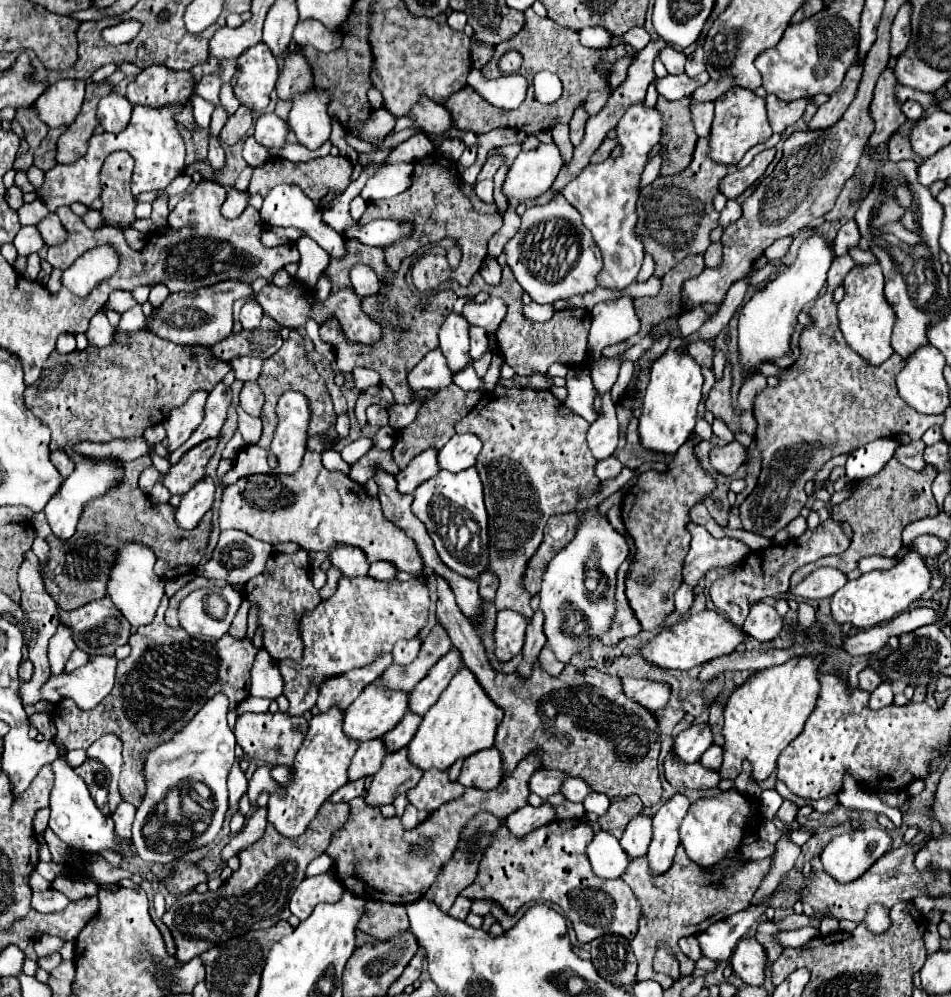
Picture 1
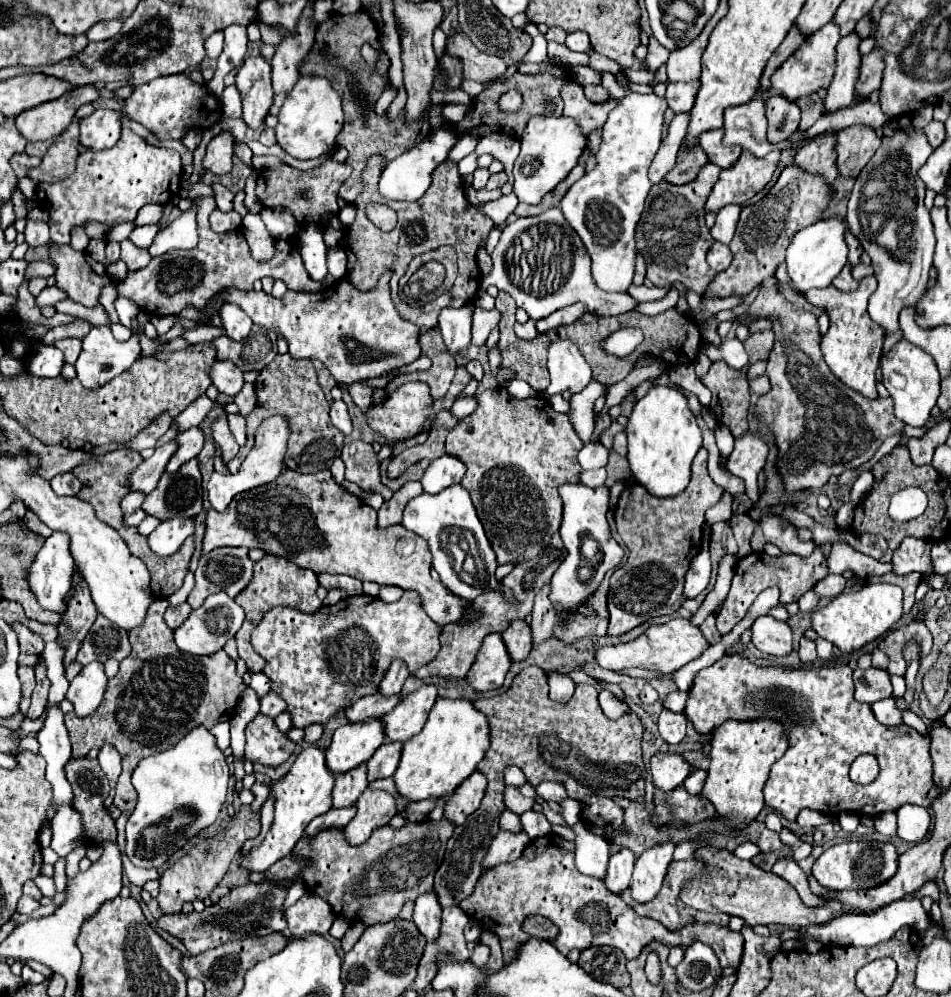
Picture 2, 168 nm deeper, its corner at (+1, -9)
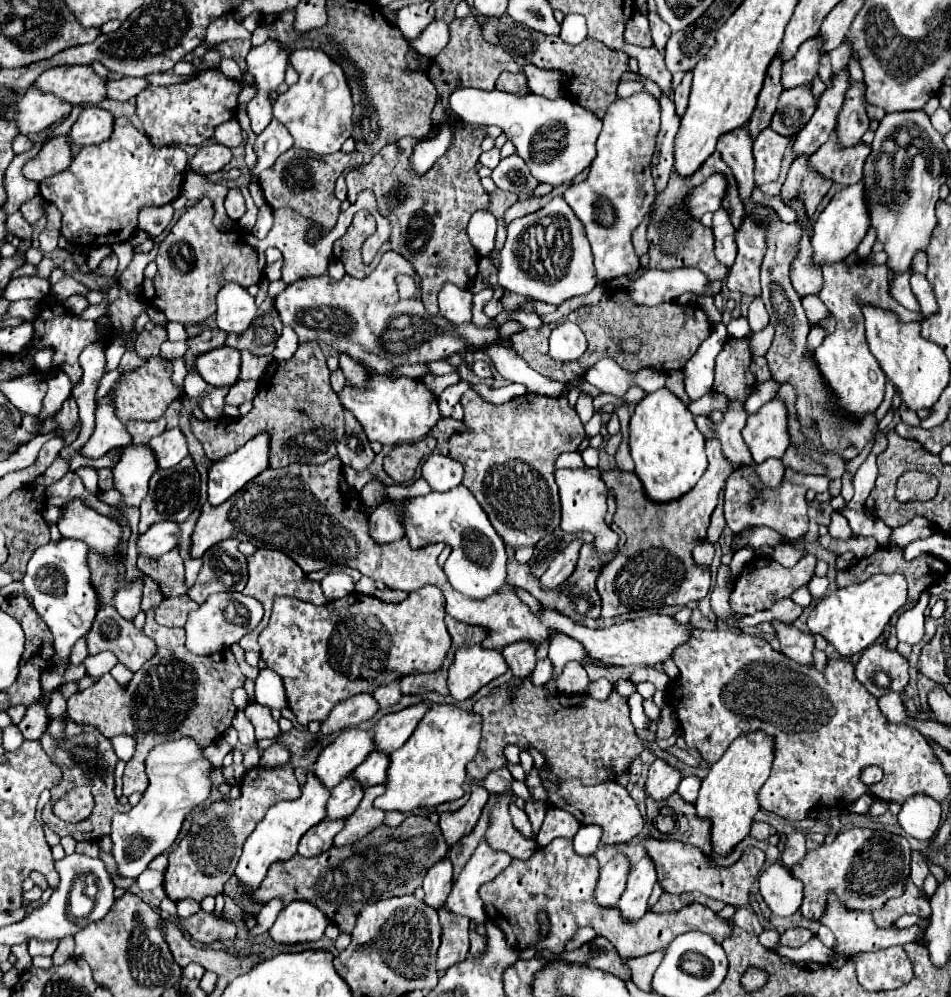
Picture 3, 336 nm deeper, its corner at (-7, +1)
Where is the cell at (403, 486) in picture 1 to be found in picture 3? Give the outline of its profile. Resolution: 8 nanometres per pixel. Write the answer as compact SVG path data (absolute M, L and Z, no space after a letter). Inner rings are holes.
M392 503L376 507L370 515L368 525L370 537L376 545L388 545L404 537L404 527L400 527L398 519L398 507L392 507Z

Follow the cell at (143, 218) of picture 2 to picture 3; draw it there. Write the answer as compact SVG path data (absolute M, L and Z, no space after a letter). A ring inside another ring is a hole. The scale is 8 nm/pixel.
M164 205L164 207L144 207L140 211L140 223L138 229L144 231L148 235L148 239L156 239L166 225L172 221L174 209L172 205Z

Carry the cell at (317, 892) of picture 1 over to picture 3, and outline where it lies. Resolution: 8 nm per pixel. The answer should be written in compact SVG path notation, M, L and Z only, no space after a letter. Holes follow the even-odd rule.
M290 903L284 907L270 927L270 937L280 945L296 945L296 943L314 943L324 935L328 919L316 911L310 903Z

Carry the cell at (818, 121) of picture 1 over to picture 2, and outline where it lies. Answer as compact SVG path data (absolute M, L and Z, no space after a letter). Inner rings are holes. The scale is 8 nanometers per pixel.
M826 131L814 139L810 139L794 159L794 165L806 169L808 173L820 173L826 181L834 181L838 177L836 169L836 143L838 133Z

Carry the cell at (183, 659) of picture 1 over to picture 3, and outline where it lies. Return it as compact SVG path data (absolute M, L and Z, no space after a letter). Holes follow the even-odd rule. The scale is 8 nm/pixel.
M154 611L146 613L144 633L156 641L158 651L140 671L134 673L128 689L122 689L108 673L94 687L68 699L68 715L76 723L92 723L104 737L132 735L138 741L136 755L126 763L122 789L126 797L136 791L144 793L148 785L144 761L152 747L182 737L192 737L198 747L208 747L214 739L222 737L236 713L232 691L242 687L246 681L230 649L206 657L192 655L186 649L184 629L162 627L152 619L152 615Z

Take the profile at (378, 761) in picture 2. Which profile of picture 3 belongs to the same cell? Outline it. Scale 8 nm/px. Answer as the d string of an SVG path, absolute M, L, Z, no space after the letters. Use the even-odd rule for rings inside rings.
M372 751L366 761L362 761L352 777L362 785L362 787L372 787L384 783L384 771L388 769L388 755L380 755L378 751Z

